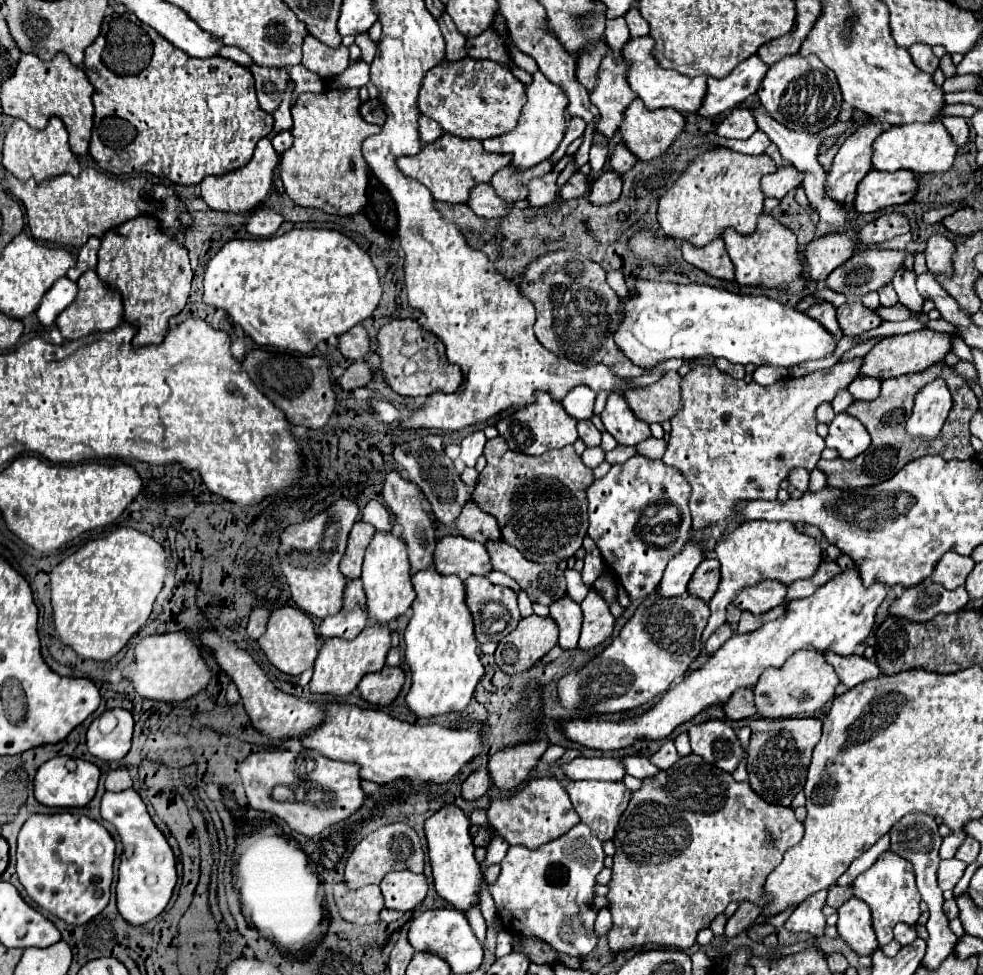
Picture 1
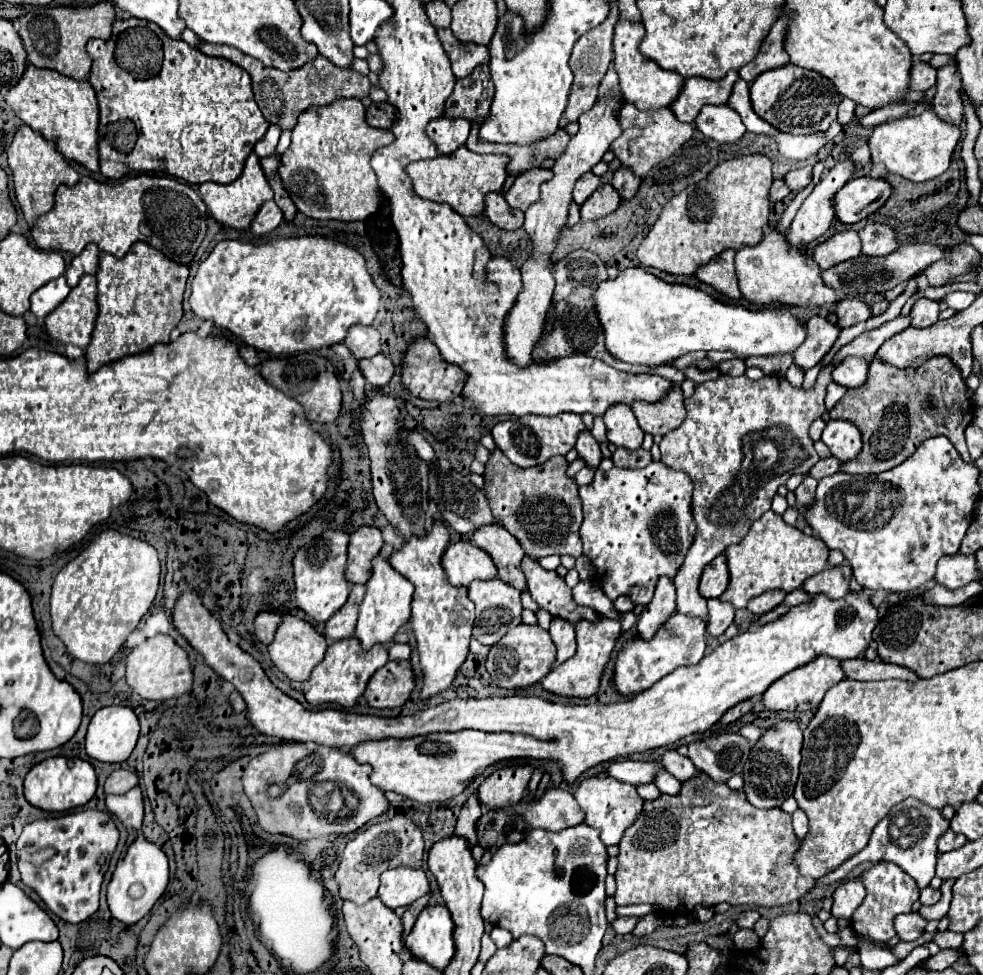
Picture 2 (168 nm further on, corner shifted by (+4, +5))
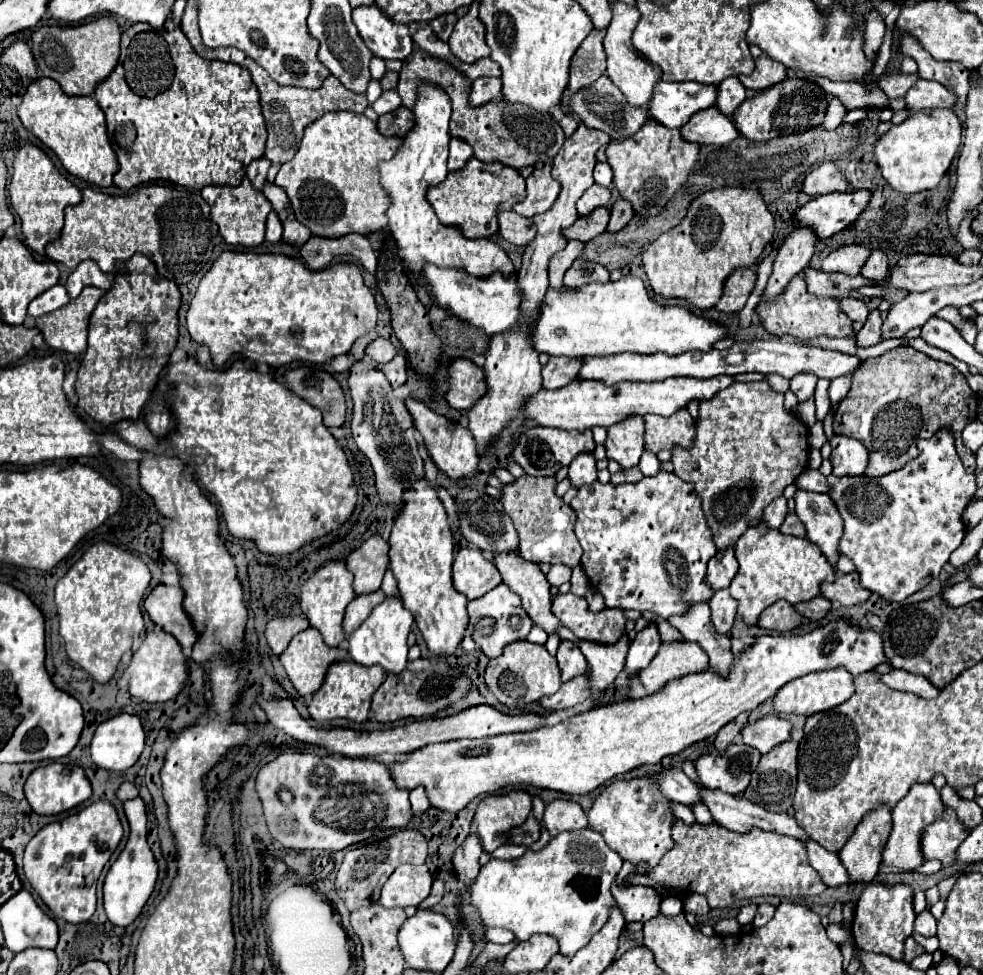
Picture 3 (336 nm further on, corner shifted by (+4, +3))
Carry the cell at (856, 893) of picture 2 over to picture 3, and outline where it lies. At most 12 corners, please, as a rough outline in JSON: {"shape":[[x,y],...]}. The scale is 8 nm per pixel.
{"shape":[[890,808],[860,822],[840,850],[850,884],[868,884],[880,866]]}

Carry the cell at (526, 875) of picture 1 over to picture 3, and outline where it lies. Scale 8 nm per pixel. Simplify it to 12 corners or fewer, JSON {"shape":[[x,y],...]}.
{"shape":[[590,828],[490,858],[484,926],[572,958],[616,906],[622,858]]}

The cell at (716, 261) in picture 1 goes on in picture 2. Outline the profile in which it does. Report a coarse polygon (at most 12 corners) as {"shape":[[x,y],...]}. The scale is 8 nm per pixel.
{"shape":[[724,250],[698,270],[700,282],[738,300],[734,250]]}

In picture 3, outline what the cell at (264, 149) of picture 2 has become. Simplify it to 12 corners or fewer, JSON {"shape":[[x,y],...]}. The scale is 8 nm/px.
{"shape":[[270,160],[250,162],[246,176],[254,188],[262,190]]}

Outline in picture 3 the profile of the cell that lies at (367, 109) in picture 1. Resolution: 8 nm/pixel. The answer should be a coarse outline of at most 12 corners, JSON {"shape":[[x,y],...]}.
{"shape":[[400,106],[378,118],[384,136],[408,134],[414,126],[412,110]]}

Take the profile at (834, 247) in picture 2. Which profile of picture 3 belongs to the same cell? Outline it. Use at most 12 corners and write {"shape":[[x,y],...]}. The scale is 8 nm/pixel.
{"shape":[[840,246],[822,260],[824,272],[856,276],[870,250]]}

